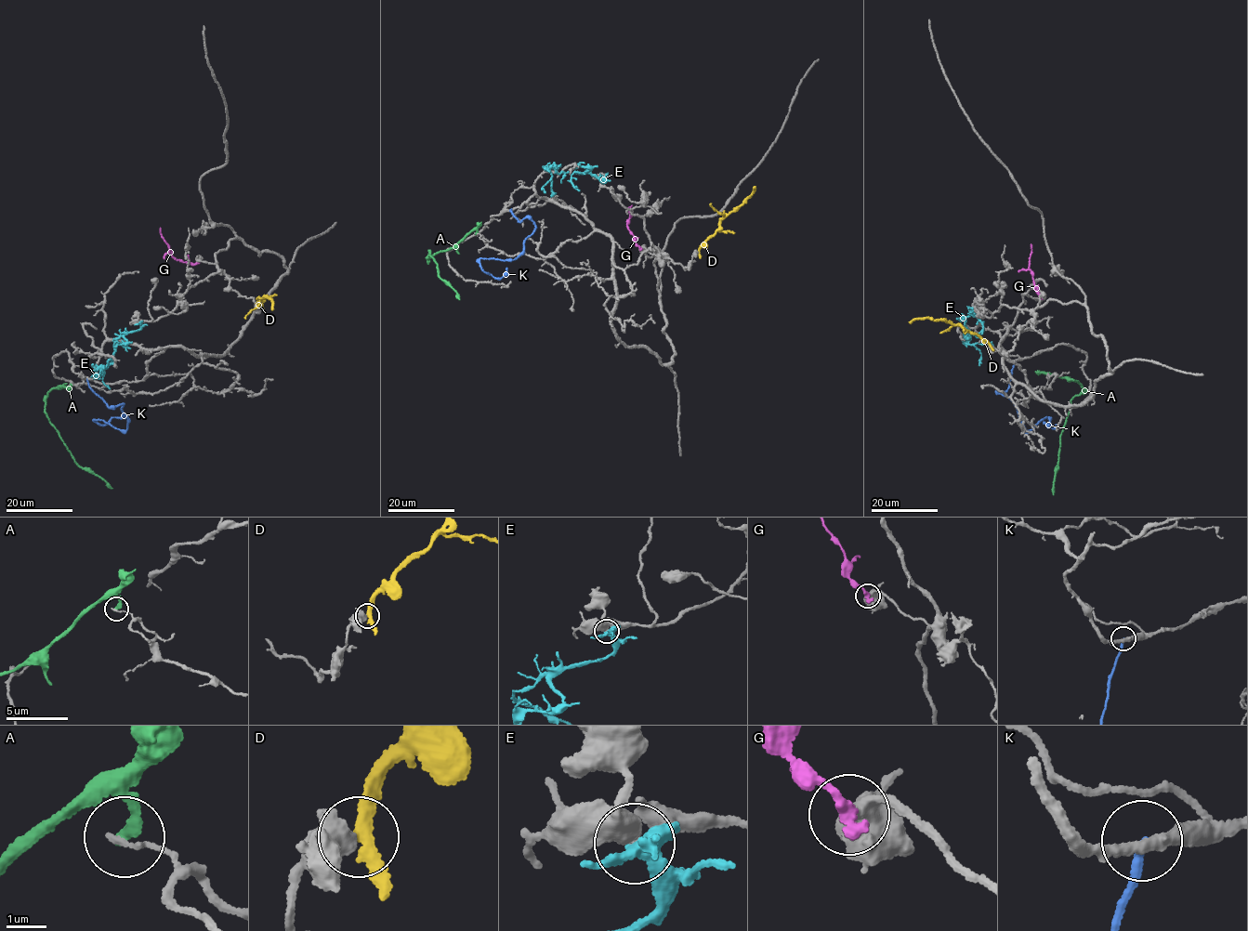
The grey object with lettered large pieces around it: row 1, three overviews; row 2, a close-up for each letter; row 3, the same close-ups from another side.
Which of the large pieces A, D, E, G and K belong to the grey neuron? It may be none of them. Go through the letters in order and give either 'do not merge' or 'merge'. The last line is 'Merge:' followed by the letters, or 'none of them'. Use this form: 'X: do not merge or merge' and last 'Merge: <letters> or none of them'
A: do not merge
D: do not merge
E: do not merge
G: do not merge
K: do not merge
Merge: none of them

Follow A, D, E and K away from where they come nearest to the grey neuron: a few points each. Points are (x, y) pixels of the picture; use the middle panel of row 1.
A: (476, 233), (474, 229), (455, 245), (435, 254), (429, 255), (429, 250), (440, 278), (448, 281), (459, 299)
D: (698, 253), (701, 245), (718, 228), (720, 221), (741, 205), (754, 186)
E: (602, 177), (601, 181), (582, 166), (559, 174), (553, 166), (551, 178), (543, 187), (545, 193)
K: (511, 209), (518, 219), (533, 222), (522, 252), (513, 259), (479, 260), (496, 278), (506, 268)

